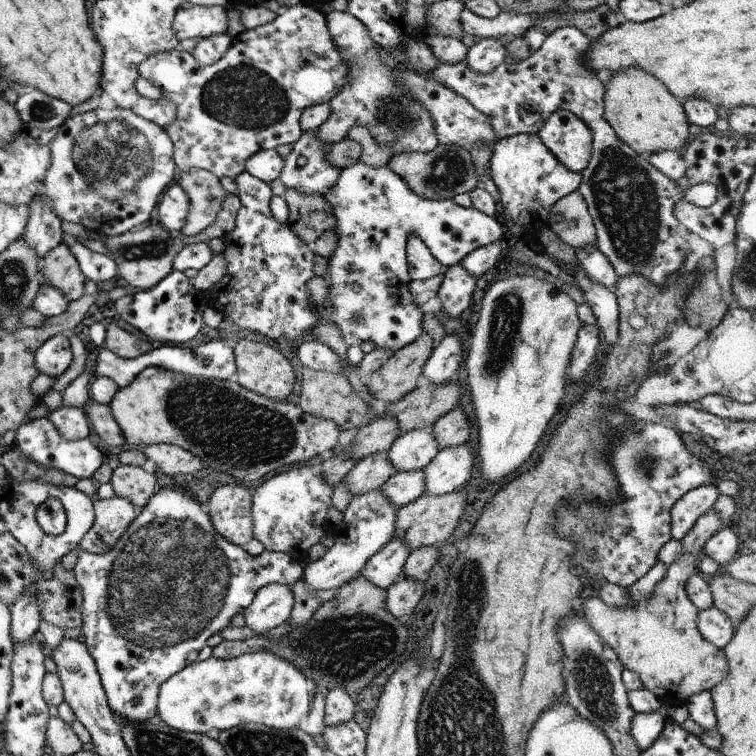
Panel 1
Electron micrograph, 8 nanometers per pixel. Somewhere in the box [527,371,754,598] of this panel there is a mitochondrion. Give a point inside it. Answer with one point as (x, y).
(643, 461)

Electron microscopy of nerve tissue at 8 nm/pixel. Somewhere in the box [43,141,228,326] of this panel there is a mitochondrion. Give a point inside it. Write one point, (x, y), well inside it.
(154, 249)

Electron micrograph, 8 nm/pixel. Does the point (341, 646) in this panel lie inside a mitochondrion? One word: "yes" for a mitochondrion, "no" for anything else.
yes

